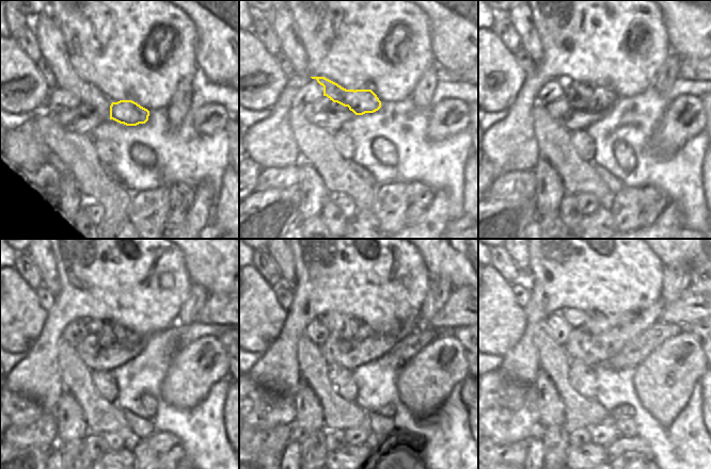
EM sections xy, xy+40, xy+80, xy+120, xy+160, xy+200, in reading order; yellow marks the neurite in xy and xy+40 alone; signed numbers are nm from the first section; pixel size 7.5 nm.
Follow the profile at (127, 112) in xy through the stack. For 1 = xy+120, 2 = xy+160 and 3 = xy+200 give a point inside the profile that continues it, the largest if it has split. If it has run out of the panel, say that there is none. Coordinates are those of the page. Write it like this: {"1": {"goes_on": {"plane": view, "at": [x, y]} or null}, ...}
{"1": {"goes_on": {"plane": "xy+120", "at": [108, 334]}}, "2": {"goes_on": {"plane": "xy+160", "at": [349, 328]}}, "3": {"goes_on": {"plane": "xy+200", "at": [594, 323]}}}

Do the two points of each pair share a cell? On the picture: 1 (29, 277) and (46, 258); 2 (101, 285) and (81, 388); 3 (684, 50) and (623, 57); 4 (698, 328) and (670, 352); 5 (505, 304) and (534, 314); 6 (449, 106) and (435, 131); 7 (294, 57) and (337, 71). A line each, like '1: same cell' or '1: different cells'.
1: different cells
2: different cells
3: different cells
4: different cells
5: different cells
6: same cell
7: different cells

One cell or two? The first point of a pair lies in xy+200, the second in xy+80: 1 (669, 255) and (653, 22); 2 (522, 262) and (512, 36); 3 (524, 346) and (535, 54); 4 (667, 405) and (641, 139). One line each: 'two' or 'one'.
1: two
2: two
3: two
4: two

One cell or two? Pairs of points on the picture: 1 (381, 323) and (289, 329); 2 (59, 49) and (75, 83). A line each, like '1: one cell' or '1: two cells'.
1: one cell
2: one cell

